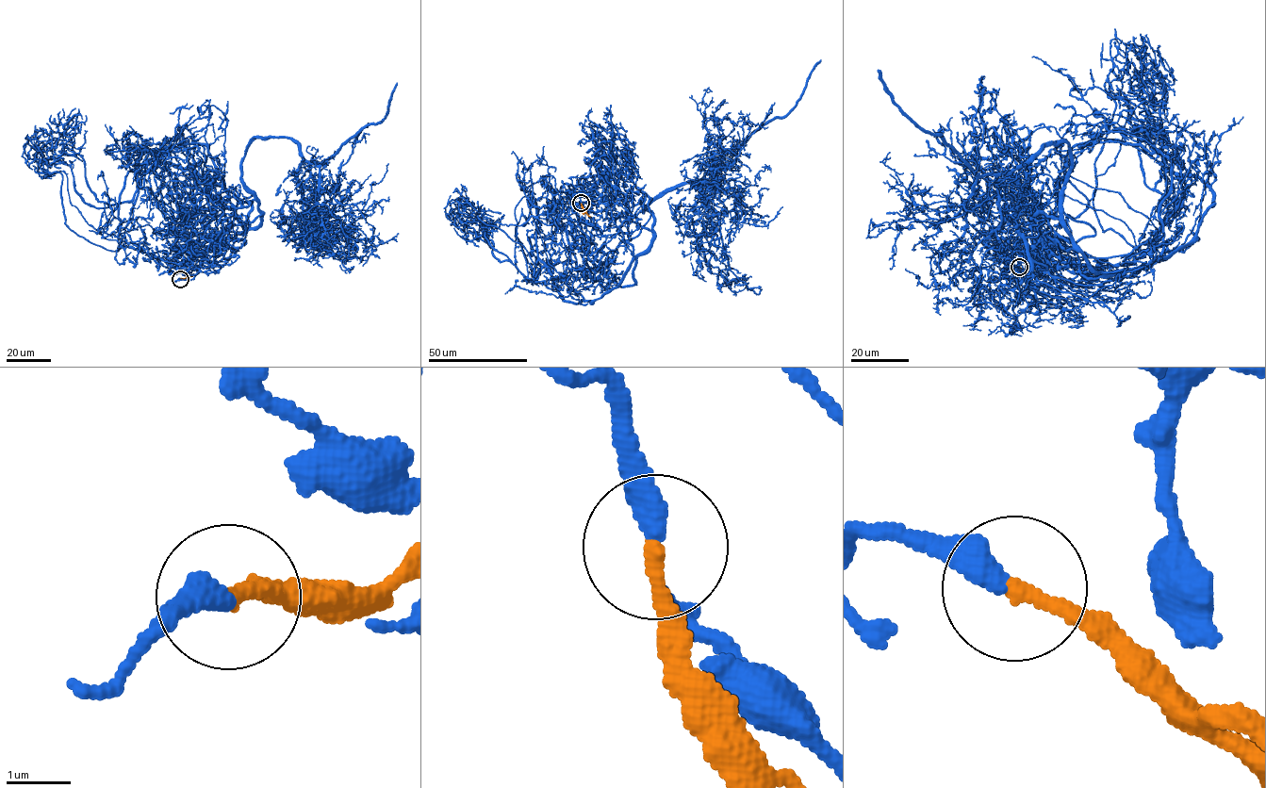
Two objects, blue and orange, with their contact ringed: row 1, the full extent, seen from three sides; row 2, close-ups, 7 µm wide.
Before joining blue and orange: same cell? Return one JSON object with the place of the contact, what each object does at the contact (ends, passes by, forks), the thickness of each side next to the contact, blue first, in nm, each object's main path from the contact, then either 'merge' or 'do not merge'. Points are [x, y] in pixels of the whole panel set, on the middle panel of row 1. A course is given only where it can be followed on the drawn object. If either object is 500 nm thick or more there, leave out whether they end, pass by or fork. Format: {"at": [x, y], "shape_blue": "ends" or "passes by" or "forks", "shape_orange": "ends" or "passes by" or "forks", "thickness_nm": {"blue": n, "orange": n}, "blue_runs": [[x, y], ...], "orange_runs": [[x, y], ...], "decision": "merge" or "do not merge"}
{"at": [581, 203], "shape_blue": "ends", "shape_orange": "ends", "thickness_nm": {"blue": 400, "orange": 240}, "blue_runs": [[581, 203], [633, 250], [578, 303], [495, 257], [464, 199], [534, 277]], "orange_runs": [[581, 203], [590, 217]], "decision": "merge"}

